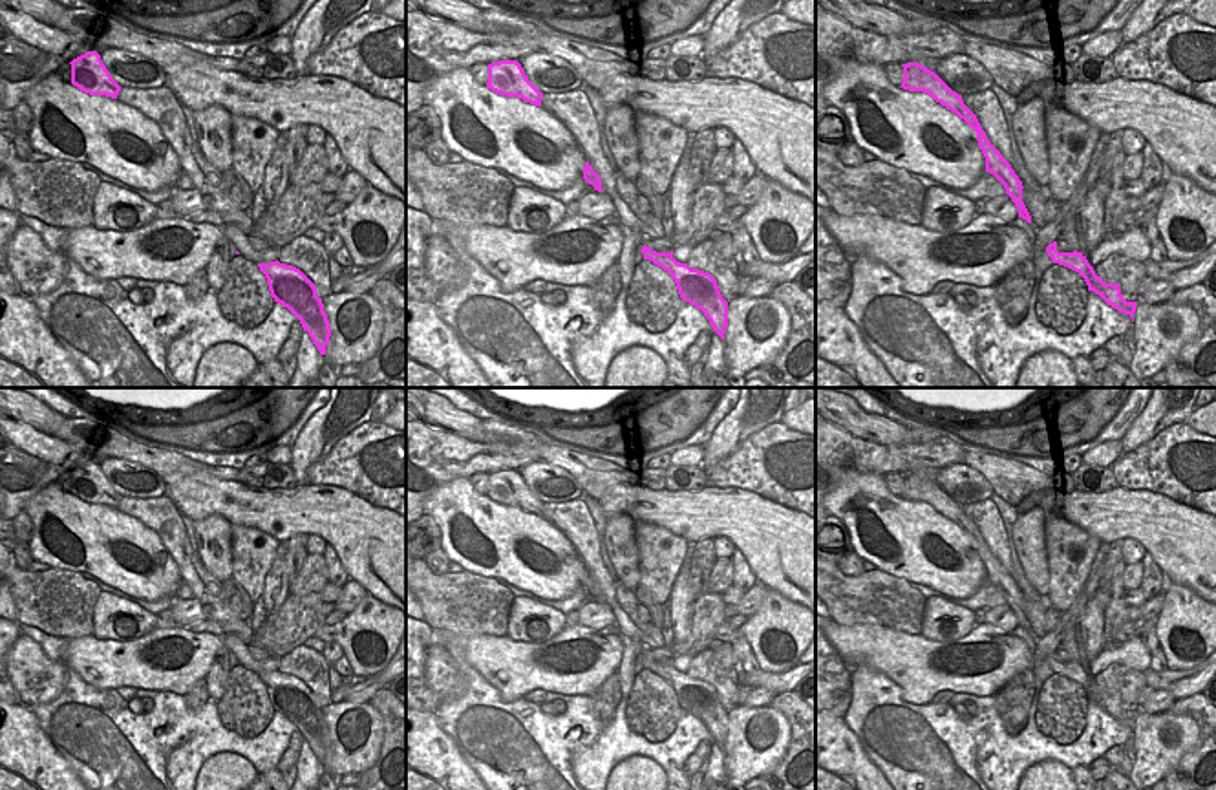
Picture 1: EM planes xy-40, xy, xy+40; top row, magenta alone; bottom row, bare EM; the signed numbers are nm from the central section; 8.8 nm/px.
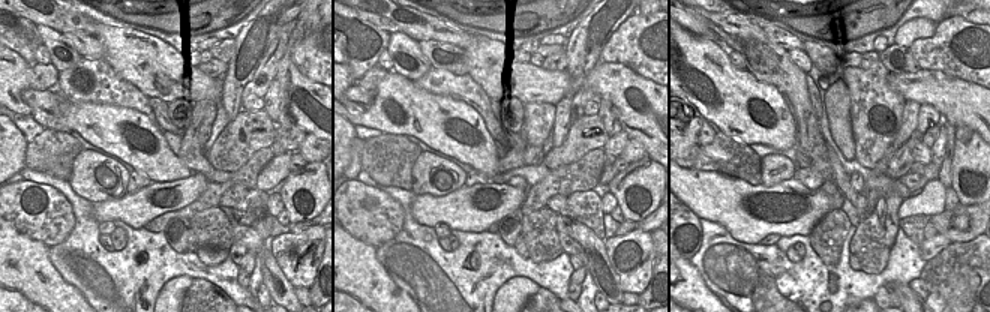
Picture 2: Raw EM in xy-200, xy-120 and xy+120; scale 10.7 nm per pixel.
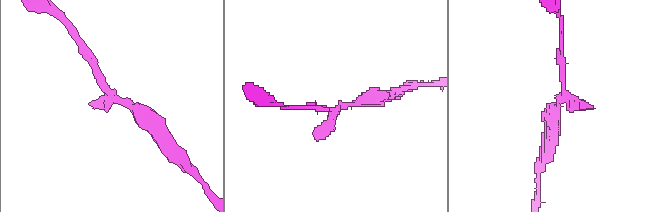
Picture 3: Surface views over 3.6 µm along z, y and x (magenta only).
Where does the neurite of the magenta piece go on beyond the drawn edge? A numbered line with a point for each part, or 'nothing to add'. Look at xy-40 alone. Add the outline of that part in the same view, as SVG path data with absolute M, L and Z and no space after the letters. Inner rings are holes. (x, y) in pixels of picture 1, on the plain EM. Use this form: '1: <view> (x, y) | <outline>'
nothing to add

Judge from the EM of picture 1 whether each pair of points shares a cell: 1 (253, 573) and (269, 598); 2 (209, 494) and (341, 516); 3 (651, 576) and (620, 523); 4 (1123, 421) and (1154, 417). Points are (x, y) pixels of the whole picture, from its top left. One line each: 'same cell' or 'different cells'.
1: different cells
2: same cell
3: different cells
4: different cells

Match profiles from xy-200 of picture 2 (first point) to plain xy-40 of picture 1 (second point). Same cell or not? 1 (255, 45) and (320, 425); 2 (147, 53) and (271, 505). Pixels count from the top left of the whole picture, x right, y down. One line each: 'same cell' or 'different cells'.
1: same cell
2: same cell

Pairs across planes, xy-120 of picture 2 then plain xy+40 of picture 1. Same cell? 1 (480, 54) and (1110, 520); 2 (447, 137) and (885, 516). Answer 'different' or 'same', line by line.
1: same
2: same

